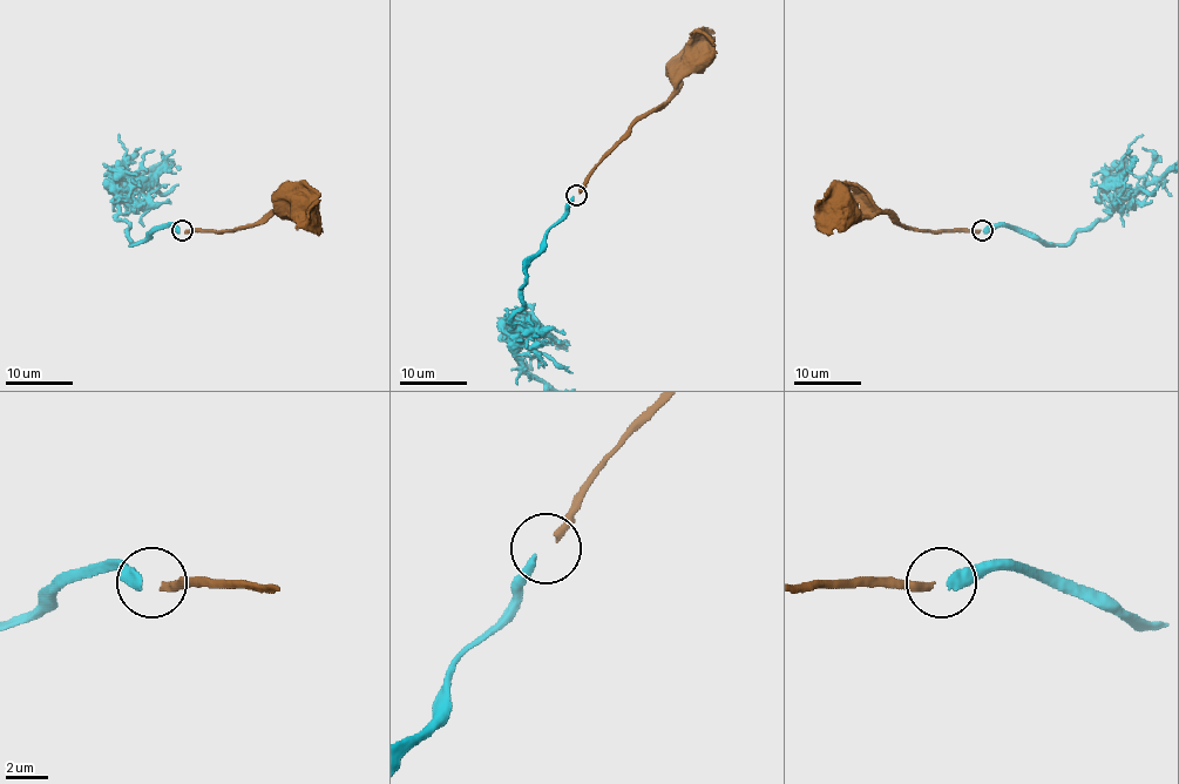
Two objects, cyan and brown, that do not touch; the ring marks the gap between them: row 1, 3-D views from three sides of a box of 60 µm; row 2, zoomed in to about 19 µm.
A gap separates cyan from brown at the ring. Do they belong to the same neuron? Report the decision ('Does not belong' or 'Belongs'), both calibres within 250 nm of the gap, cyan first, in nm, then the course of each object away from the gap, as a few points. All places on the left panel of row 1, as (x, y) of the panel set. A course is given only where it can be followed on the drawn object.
Belongs. Thickness 460 nm (cyan) against 320 nm. Course of brown: (185, 230), (241, 230), (265, 221), (273, 213), (297, 216), (305, 208)

